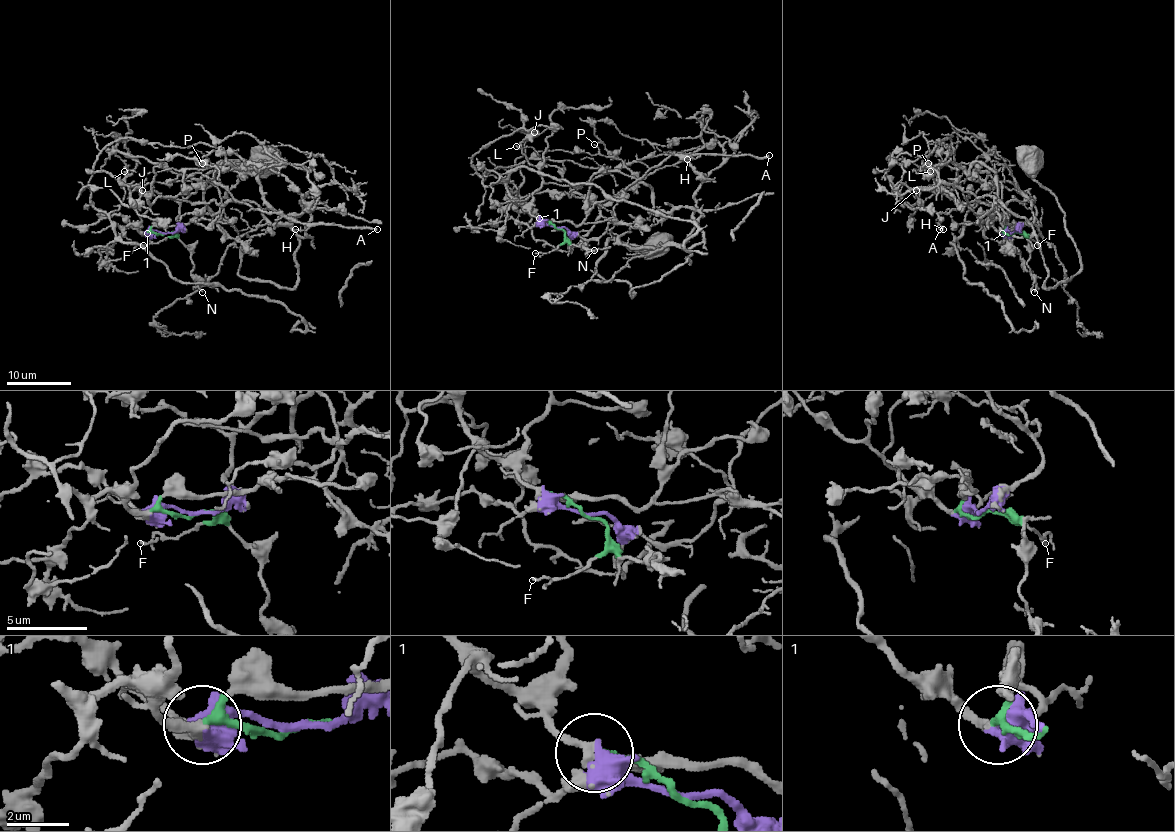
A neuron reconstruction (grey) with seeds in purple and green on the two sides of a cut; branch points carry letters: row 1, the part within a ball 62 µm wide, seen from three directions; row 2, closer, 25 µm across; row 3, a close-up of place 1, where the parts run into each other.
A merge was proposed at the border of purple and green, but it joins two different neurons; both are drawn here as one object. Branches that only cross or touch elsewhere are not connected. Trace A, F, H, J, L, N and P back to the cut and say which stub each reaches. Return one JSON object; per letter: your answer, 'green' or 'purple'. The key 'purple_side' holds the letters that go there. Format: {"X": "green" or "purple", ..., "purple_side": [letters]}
{"A": "green", "F": "green", "H": "green", "J": "purple", "L": "purple", "N": "green", "P": "purple", "purple_side": ["J", "L", "P"]}

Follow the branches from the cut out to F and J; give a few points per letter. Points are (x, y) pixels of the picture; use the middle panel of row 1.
F: (557, 227), (563, 232), (563, 240), (547, 253), (535, 253)
J: (557, 227), (571, 251), (599, 206), (571, 190), (557, 166), (528, 161), (522, 142), (535, 133)

